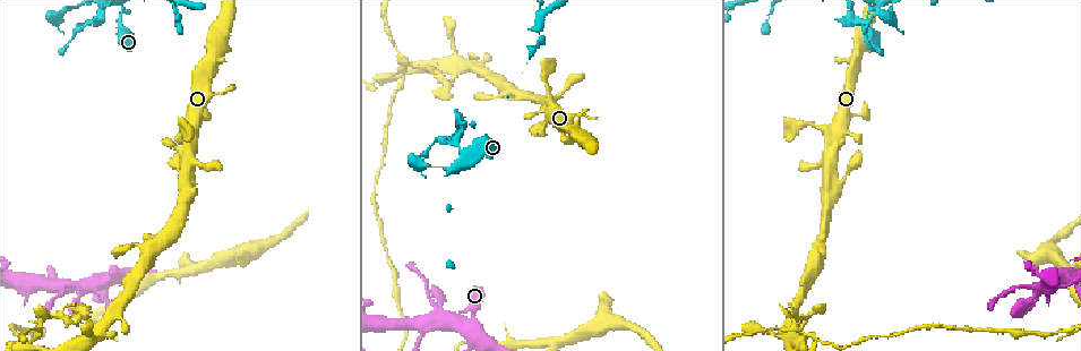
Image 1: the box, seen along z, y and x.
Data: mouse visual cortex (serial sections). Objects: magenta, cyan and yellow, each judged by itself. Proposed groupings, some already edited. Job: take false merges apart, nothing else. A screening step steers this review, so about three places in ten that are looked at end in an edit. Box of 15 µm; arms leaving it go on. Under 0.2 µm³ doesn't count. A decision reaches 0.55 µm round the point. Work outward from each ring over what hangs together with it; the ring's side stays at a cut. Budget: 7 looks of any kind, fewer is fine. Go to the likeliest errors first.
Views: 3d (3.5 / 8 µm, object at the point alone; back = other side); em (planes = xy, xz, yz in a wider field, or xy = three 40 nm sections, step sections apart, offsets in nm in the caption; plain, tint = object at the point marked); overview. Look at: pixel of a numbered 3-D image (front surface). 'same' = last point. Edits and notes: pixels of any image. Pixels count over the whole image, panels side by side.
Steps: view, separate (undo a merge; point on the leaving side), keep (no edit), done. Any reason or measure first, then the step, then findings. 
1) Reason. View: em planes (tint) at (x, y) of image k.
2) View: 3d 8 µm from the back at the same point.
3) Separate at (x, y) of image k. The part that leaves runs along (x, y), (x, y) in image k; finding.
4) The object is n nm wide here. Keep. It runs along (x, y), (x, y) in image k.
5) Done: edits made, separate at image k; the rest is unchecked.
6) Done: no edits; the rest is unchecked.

Sharp bend. View: 3d 3.5 µm at (806, 318) of image 1.

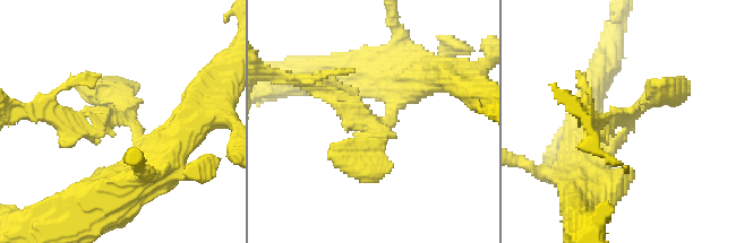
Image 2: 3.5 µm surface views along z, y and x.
Now the EM. View: em xy step 1 (tint) at (382, 118) of image 2.

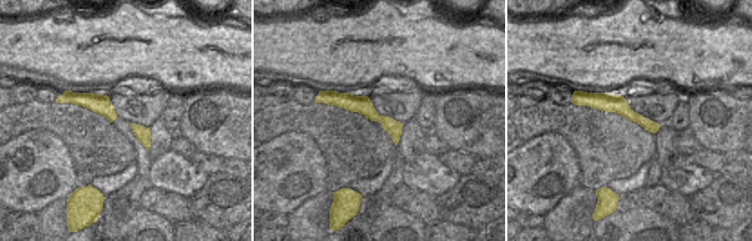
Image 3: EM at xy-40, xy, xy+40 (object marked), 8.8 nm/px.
Separate at (357, 126) of image 2. The part that leaves runs along (625, 129), (590, 118) in image 2; a second cell is stuck on.

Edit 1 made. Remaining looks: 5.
View: overview.

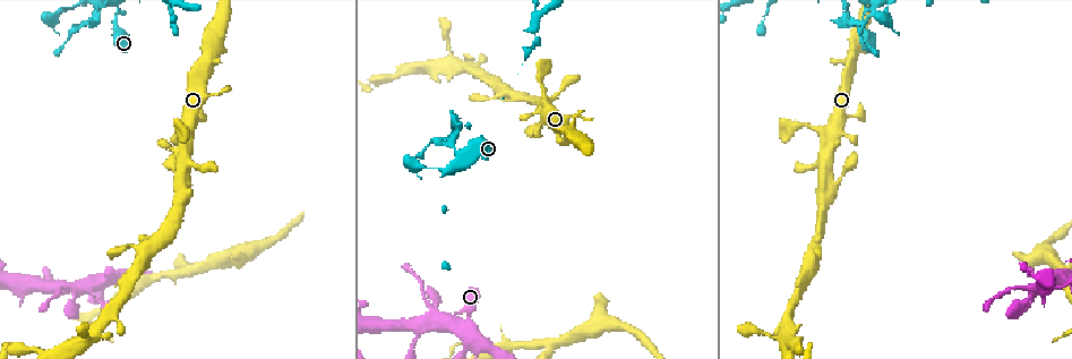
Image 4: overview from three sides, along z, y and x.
Four-way junction. View: 3d 3.5 µm at (469, 344) of image 4.

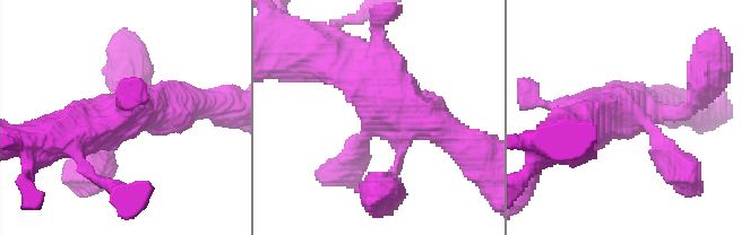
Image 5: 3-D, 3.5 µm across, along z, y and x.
Now the EM. View: em xy step 5 (tint) at (630, 115) of image 5.

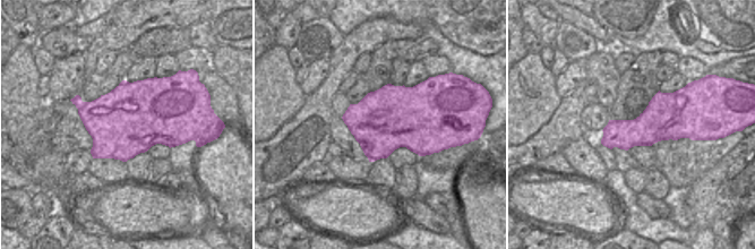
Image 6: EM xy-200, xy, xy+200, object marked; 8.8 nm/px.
Keep. It runs along (313, 43), (453, 136) in image 5; all the same cell.

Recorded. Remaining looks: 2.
Sudden change in width. View: 3d 3.5 µm at (454, 152) of image 4.

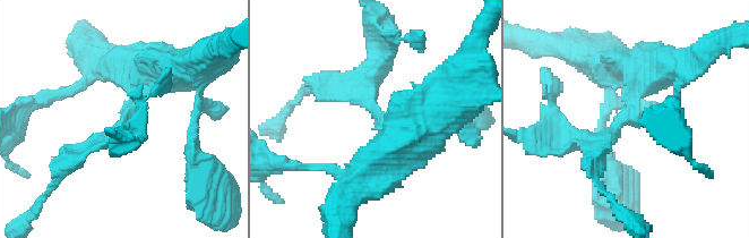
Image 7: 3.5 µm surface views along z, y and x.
Separate at (376, 79) of image 7. The part that leaves runs along (379, 118), (364, 100), (389, 57), (379, 31) in image 7; a second cell is stuck on.

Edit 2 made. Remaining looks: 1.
Done: edits made, separate at image 2, separate at image 7; the rest is unchecked.

